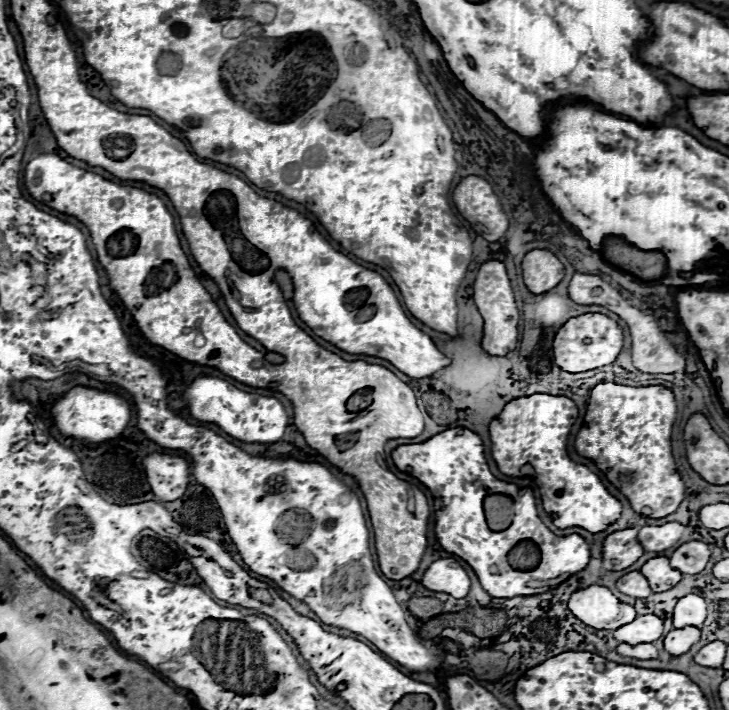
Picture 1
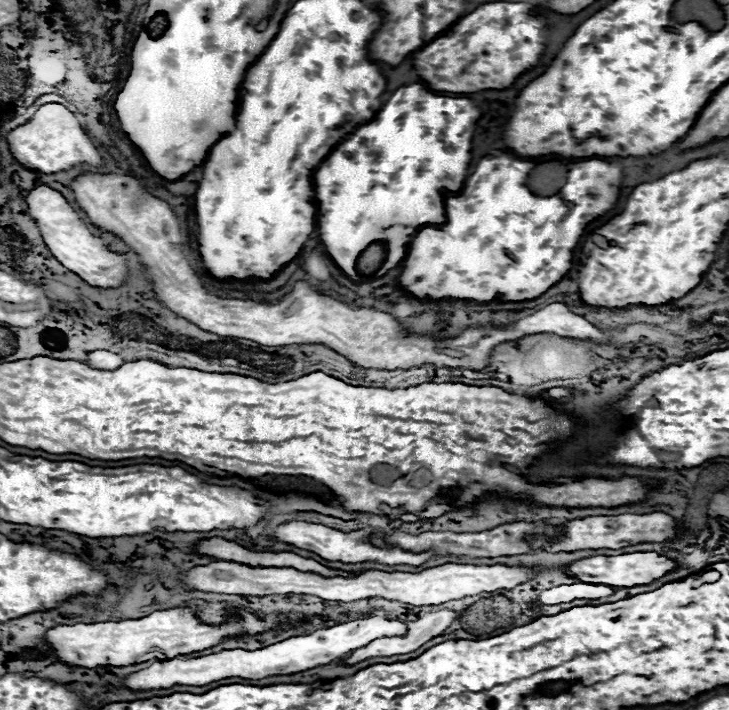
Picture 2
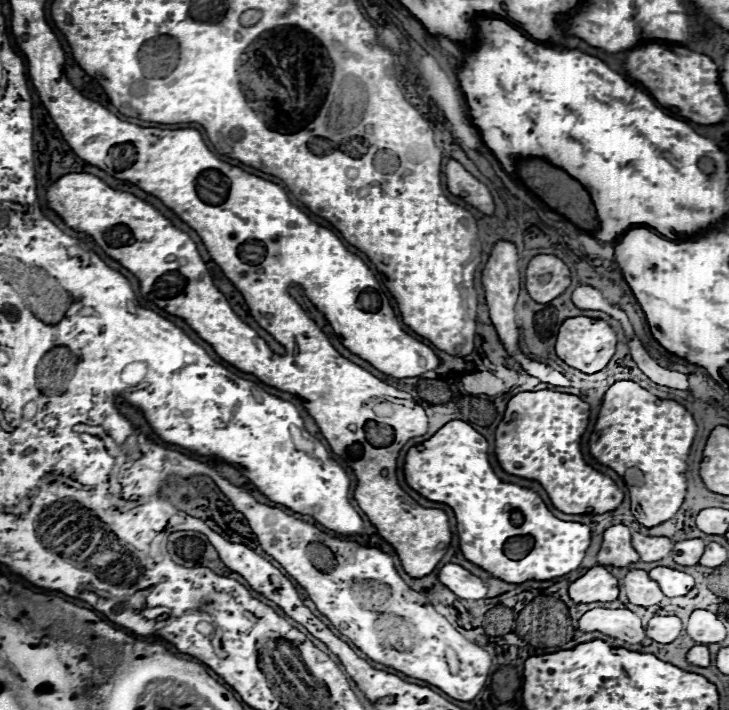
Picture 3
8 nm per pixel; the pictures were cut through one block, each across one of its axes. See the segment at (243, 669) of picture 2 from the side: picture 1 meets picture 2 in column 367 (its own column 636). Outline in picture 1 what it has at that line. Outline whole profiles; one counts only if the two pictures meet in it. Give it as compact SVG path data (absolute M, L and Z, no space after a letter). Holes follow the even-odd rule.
M654 614L636 616L636 620L632 620L630 624L624 624L618 630L614 630L614 638L618 642L626 642L632 646L654 642L660 636L662 636L662 620Z

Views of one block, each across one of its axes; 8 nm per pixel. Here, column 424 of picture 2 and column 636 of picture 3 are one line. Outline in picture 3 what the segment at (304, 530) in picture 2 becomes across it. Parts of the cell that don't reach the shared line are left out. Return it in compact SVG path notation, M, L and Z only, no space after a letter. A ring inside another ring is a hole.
M624 524L610 526L604 532L604 542L596 560L600 566L628 566L638 562L638 552L630 544L630 528Z

